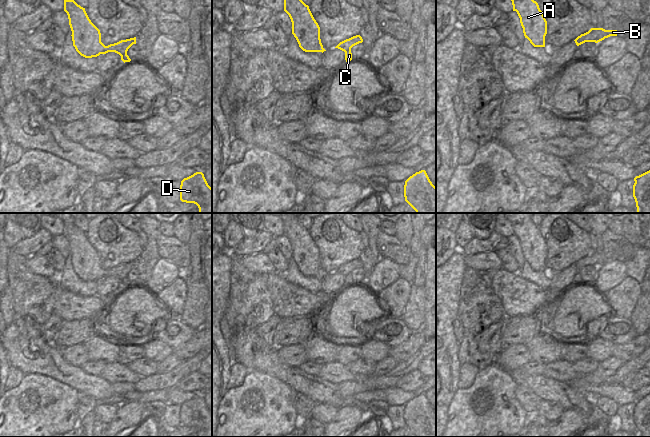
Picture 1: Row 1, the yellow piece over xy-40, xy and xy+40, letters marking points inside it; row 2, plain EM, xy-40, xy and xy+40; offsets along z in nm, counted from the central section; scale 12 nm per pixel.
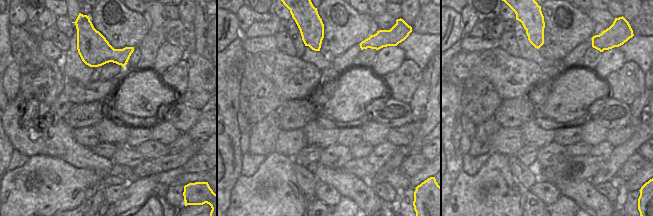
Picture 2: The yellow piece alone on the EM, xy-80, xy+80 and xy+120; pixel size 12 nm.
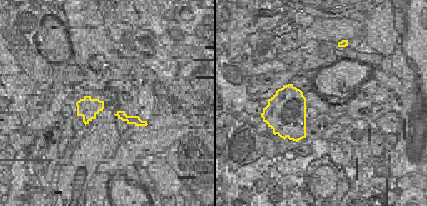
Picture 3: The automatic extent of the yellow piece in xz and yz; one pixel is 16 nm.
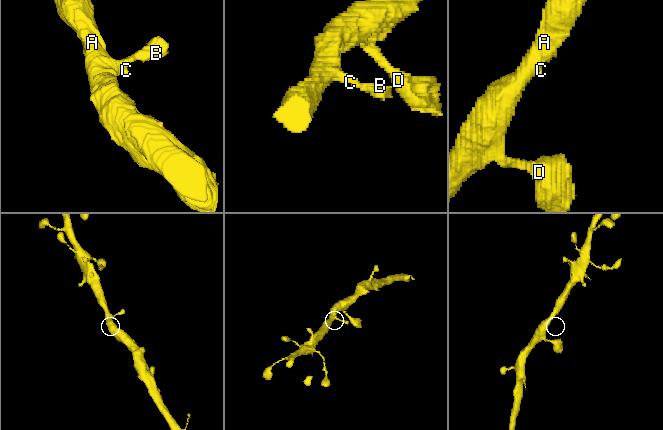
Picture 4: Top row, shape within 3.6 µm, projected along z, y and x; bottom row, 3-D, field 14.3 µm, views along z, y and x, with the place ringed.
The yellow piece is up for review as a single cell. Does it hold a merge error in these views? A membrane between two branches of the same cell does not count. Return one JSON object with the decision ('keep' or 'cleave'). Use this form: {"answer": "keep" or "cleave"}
{"answer": "keep"}

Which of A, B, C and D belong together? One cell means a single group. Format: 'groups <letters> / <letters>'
groups A B C D

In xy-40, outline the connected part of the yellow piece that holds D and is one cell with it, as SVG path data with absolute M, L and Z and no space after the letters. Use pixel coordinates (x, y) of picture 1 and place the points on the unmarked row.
M196 396L181 405L180 424L196 428L199 437L212 437L212 412L202 396Z

